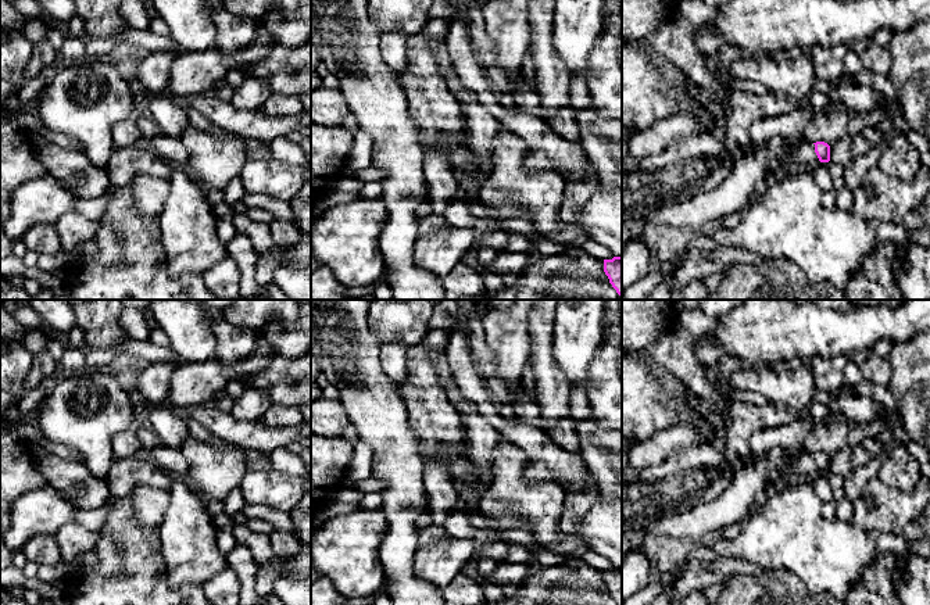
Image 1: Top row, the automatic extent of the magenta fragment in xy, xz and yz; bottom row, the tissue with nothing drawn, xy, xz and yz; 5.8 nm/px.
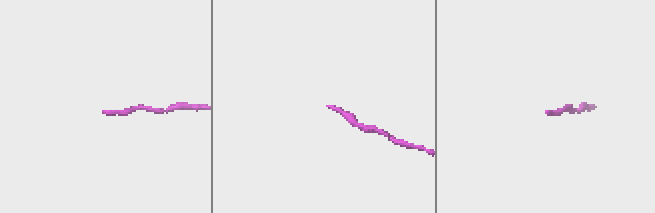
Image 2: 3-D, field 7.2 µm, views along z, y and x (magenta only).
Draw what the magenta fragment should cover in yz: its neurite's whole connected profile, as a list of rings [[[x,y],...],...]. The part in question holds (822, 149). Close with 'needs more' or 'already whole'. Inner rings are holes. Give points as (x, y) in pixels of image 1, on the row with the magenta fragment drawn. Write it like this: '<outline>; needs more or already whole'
[[[825,142],[801,144],[793,153],[793,161],[798,168],[811,171],[822,162],[830,161],[830,146]]]; needs more

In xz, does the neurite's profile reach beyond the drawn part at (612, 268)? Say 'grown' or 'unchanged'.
unchanged

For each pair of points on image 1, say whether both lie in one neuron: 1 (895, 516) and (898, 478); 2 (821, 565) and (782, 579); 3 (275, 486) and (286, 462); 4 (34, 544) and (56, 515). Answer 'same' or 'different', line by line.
1: different
2: different
3: different
4: different

